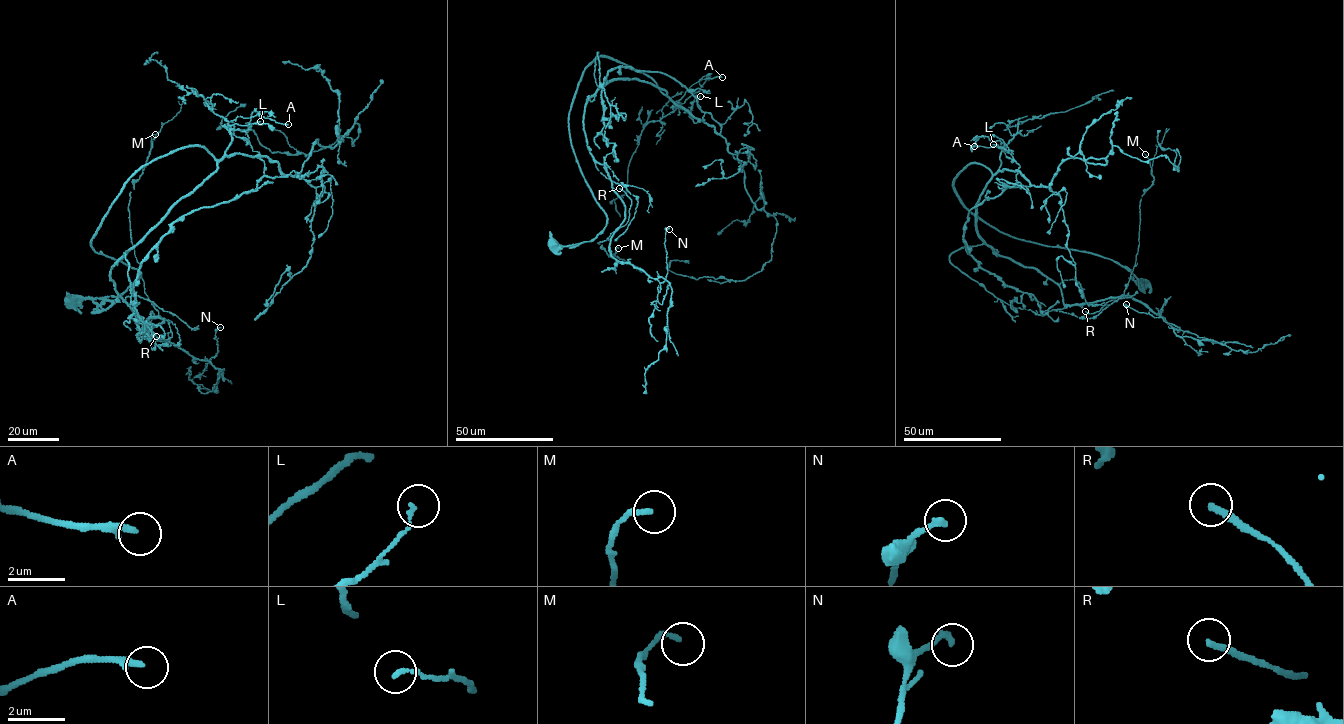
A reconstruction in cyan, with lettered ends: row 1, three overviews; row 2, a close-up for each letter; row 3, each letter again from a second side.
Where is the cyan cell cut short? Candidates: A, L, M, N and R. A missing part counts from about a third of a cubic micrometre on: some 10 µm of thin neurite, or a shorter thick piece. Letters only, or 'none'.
none

